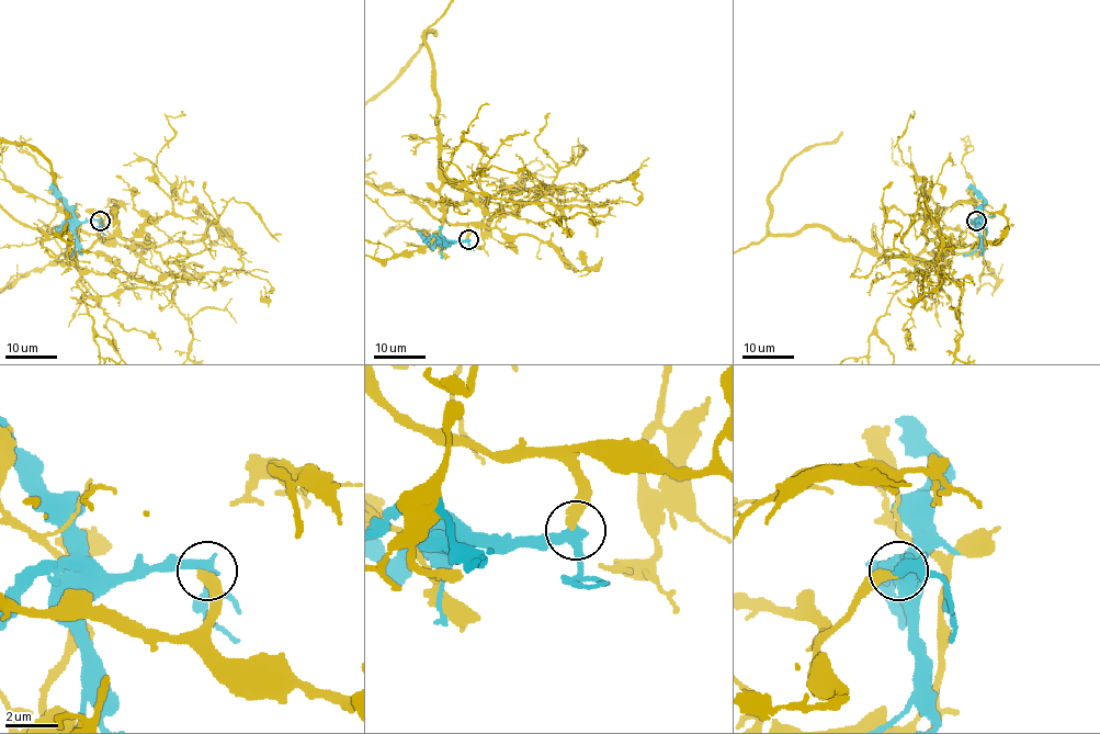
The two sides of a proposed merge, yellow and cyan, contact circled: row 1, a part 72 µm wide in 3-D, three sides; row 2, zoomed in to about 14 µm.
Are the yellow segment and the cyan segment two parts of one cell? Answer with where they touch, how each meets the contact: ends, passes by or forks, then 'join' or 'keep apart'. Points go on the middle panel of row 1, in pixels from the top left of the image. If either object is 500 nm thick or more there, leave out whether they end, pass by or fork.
at (468, 239); yellow ends there; cyan passes by; keep apart

